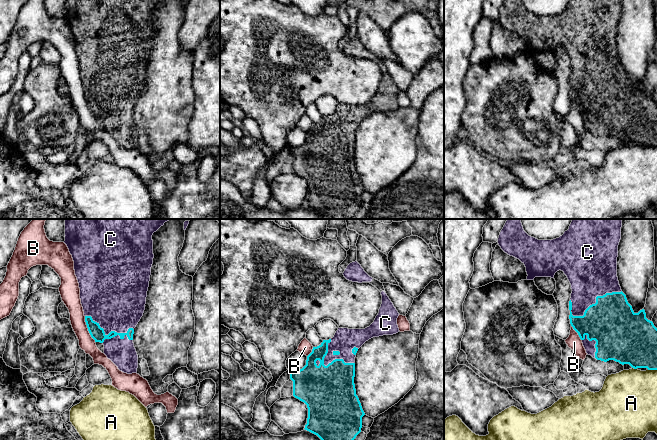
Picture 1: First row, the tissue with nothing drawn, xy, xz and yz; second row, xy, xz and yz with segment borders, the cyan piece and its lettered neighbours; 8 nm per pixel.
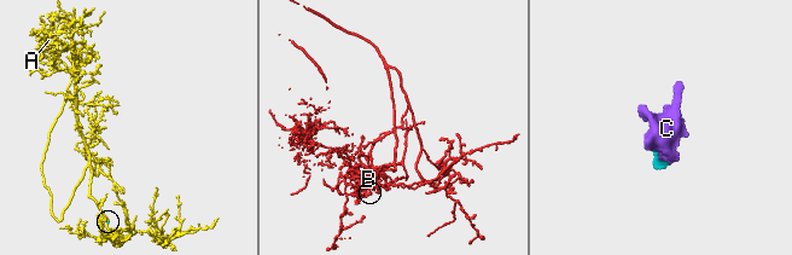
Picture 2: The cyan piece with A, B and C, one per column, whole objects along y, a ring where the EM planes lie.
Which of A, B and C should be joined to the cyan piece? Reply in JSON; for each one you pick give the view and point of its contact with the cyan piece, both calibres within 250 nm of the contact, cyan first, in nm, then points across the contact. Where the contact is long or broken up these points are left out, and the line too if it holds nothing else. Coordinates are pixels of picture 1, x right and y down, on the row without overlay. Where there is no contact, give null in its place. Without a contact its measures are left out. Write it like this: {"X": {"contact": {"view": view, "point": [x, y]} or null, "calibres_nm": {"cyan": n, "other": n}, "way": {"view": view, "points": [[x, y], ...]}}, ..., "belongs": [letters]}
{"C": {"contact": {"view": "xy", "point": [108, 110]}, "calibres_nm": {"cyan": 110, "other": 420}}, "belongs": ["C"]}

